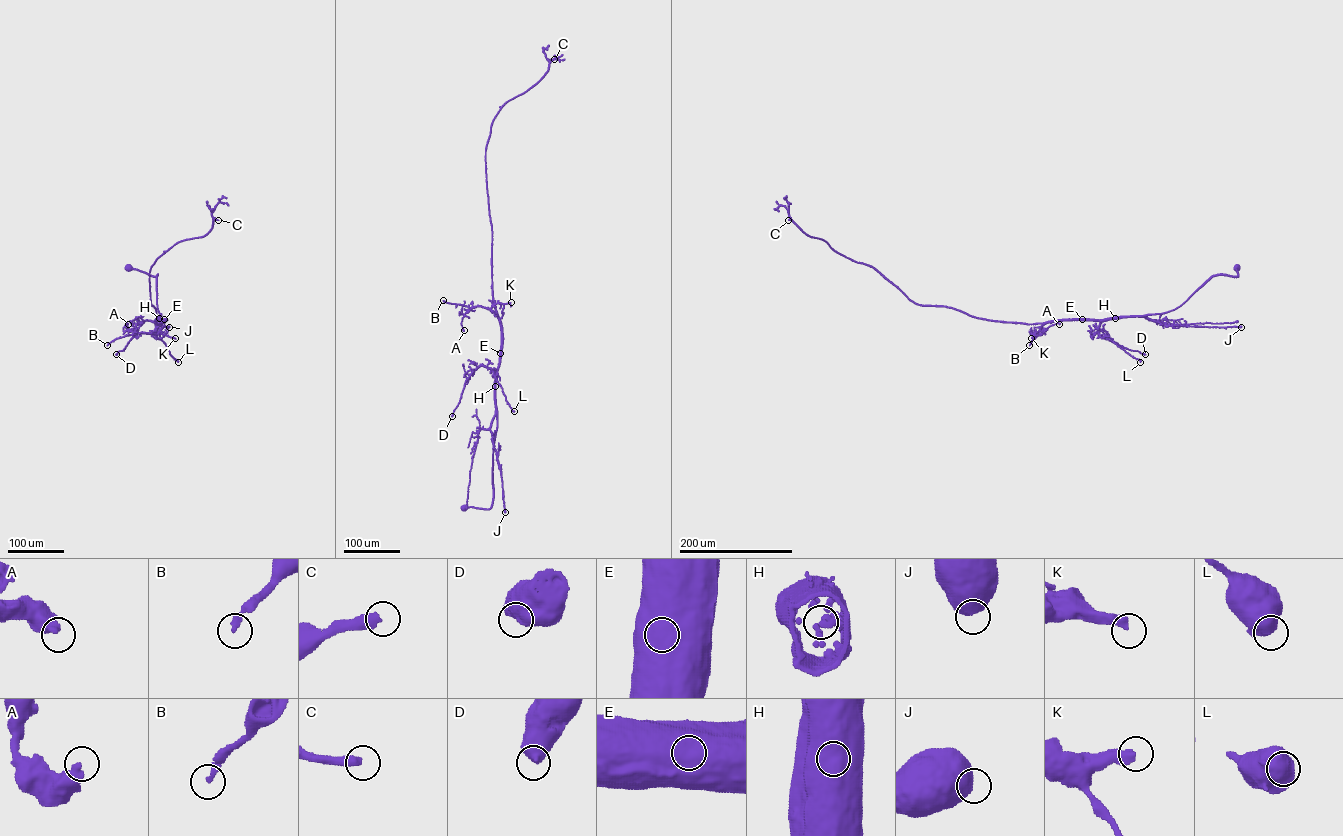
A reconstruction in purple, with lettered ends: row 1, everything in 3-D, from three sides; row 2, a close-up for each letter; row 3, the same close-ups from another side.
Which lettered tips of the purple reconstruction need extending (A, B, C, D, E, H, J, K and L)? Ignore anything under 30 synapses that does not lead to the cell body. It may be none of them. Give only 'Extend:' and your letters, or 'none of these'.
Extend: B, C, K

